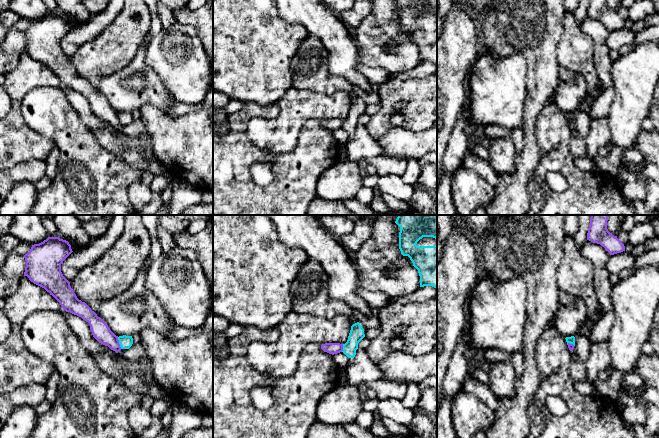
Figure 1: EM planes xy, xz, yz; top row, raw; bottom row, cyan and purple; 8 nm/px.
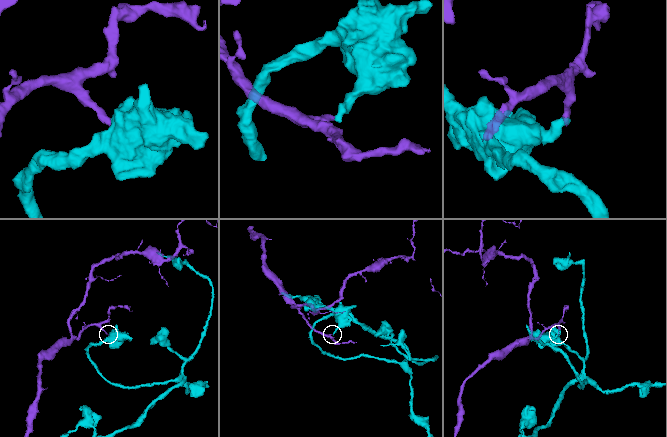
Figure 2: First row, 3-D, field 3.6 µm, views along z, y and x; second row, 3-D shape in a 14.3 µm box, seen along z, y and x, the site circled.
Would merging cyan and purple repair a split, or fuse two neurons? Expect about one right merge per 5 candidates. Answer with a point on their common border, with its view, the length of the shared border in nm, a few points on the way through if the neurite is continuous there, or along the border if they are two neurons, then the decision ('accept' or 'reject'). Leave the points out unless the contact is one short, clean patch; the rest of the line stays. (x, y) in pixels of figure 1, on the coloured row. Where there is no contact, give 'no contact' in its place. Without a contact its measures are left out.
meets cyan in xy at (119, 343); contact 100 nm long; border along xy (117, 337), (121, 348); reject

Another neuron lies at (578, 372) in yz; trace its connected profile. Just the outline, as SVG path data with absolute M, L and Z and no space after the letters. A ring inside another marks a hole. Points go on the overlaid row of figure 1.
M576 353L572 354L570 361L570 378L573 382L587 379L586 360L581 359Z

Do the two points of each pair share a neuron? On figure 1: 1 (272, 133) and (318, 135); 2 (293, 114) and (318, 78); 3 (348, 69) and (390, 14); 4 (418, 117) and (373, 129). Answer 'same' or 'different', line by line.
1: different
2: different
3: different
4: same

